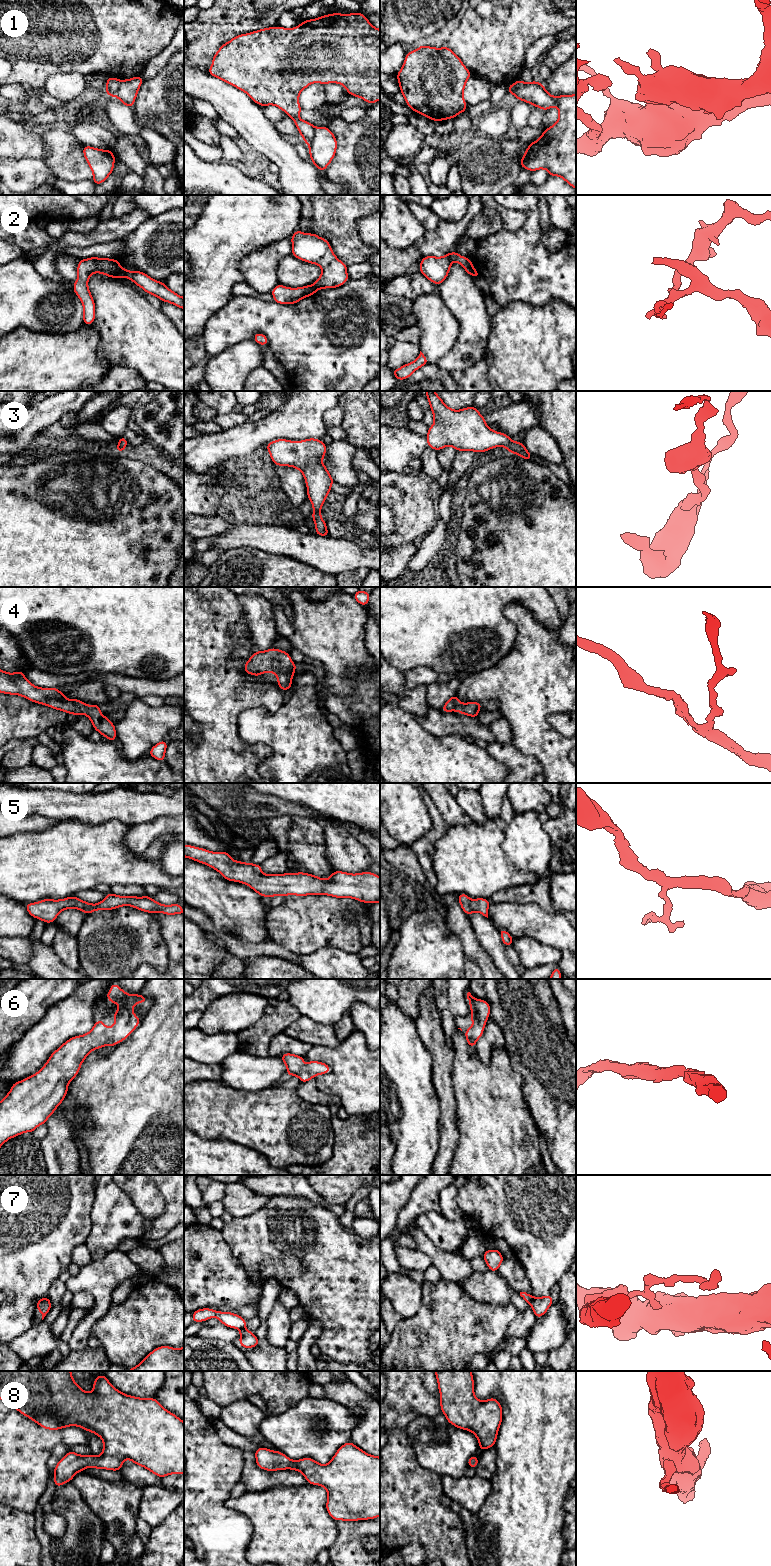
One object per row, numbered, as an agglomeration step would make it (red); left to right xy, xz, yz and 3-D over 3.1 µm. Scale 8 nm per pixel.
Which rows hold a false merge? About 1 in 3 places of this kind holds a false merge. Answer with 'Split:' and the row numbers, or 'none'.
Split: 1, 2, 7

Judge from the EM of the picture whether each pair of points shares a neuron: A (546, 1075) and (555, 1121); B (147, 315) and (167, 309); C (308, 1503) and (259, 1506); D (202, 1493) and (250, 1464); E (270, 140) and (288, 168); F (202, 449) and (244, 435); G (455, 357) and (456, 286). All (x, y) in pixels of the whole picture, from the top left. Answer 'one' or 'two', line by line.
A: one
B: two
C: one
D: two
E: one
F: one
G: one

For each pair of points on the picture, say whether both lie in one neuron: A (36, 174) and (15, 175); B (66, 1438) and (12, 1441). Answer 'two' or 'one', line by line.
A: one
B: one

